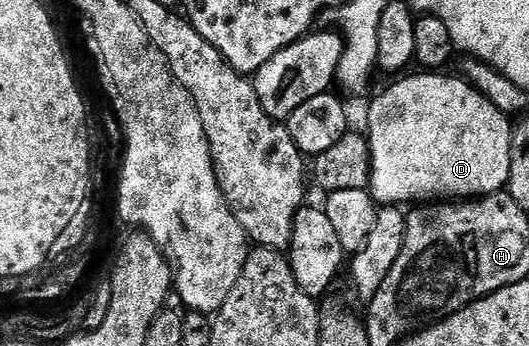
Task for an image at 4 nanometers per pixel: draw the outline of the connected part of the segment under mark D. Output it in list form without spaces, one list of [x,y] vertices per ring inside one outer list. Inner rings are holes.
[[[419,71],[416,72],[416,74],[416,77],[404,76],[402,79],[399,79],[404,79],[404,81],[399,81],[396,83],[396,85],[389,86],[388,89],[385,90],[384,93],[372,103],[371,110],[369,110],[367,113],[367,130],[365,130],[365,136],[367,138],[367,145],[369,148],[371,148],[371,183],[369,186],[369,192],[371,196],[375,198],[376,202],[378,202],[380,206],[403,207],[406,206],[406,201],[415,201],[411,203],[439,203],[444,199],[478,199],[480,197],[490,197],[492,193],[500,192],[500,190],[506,186],[507,180],[509,179],[509,151],[511,150],[511,131],[509,128],[508,118],[499,112],[499,108],[496,107],[494,103],[488,101],[483,94],[477,92],[475,88],[467,84],[466,80],[460,79],[458,76],[456,76],[457,78],[443,77],[447,75],[444,75],[439,71]]]

